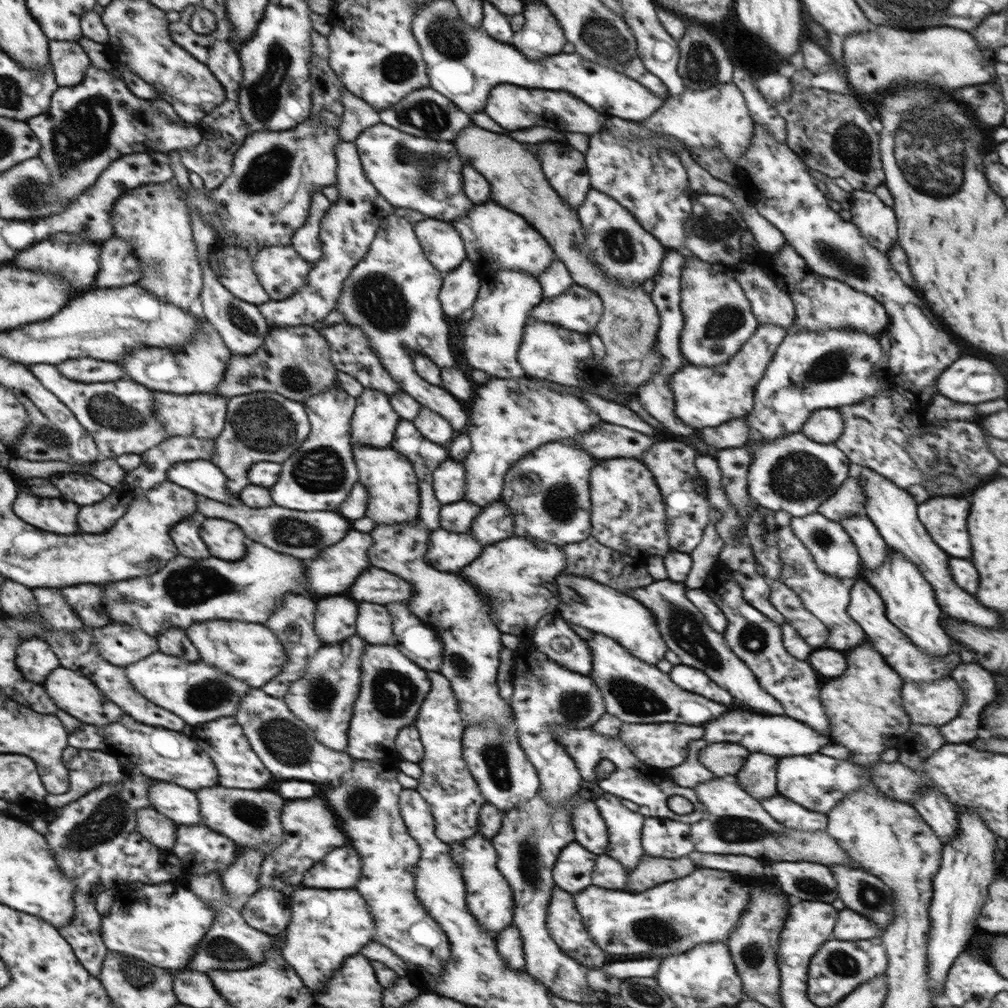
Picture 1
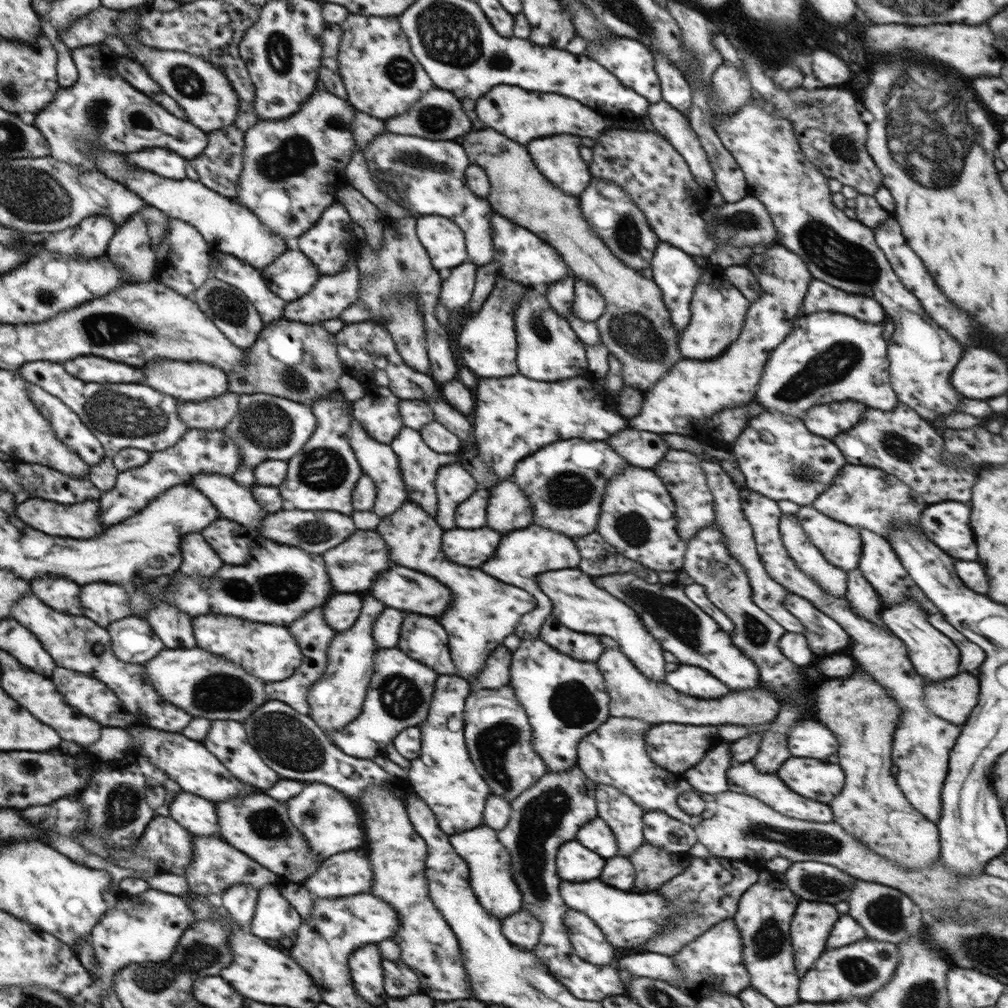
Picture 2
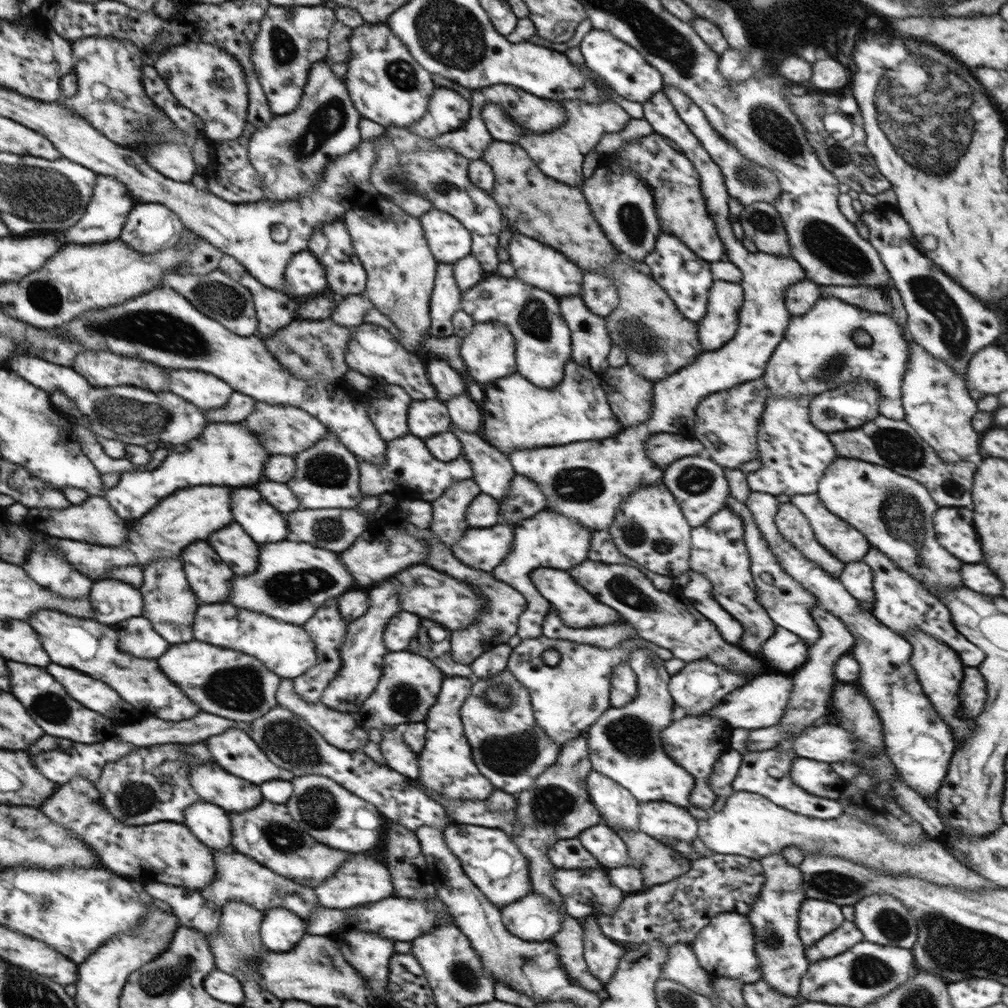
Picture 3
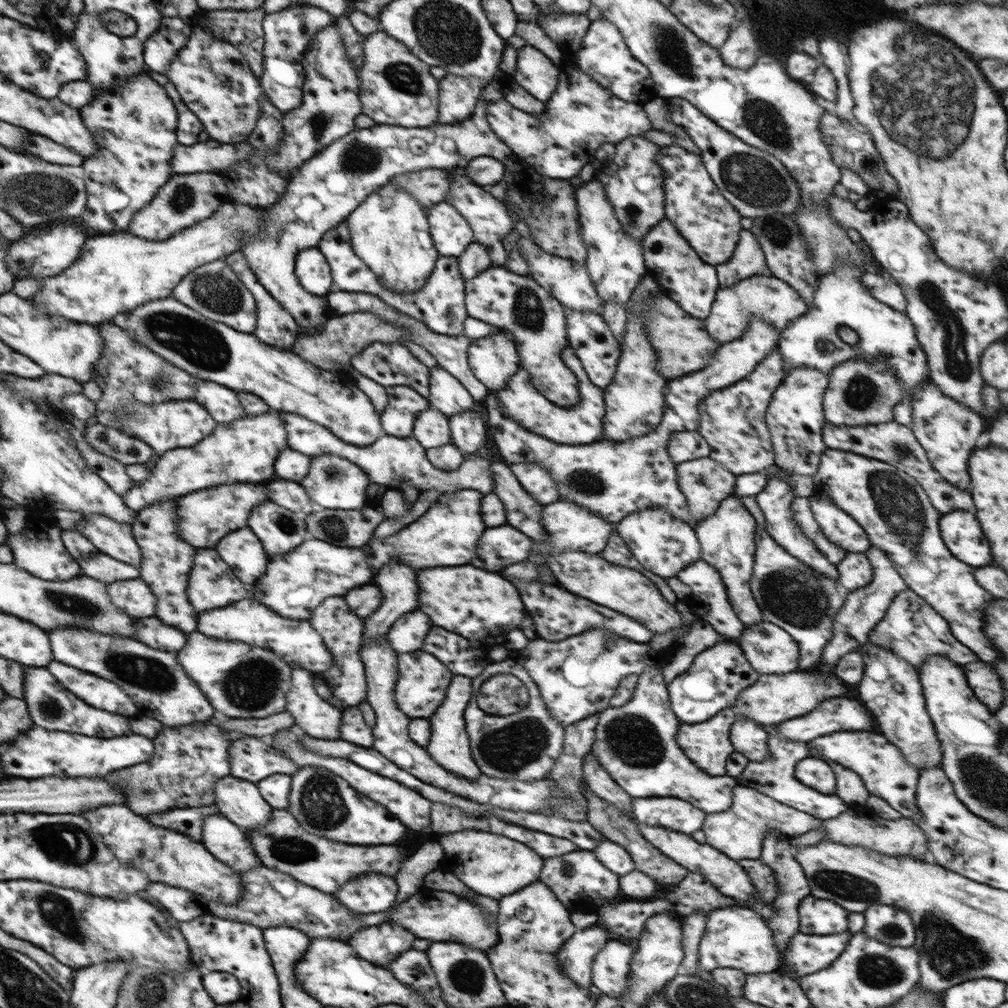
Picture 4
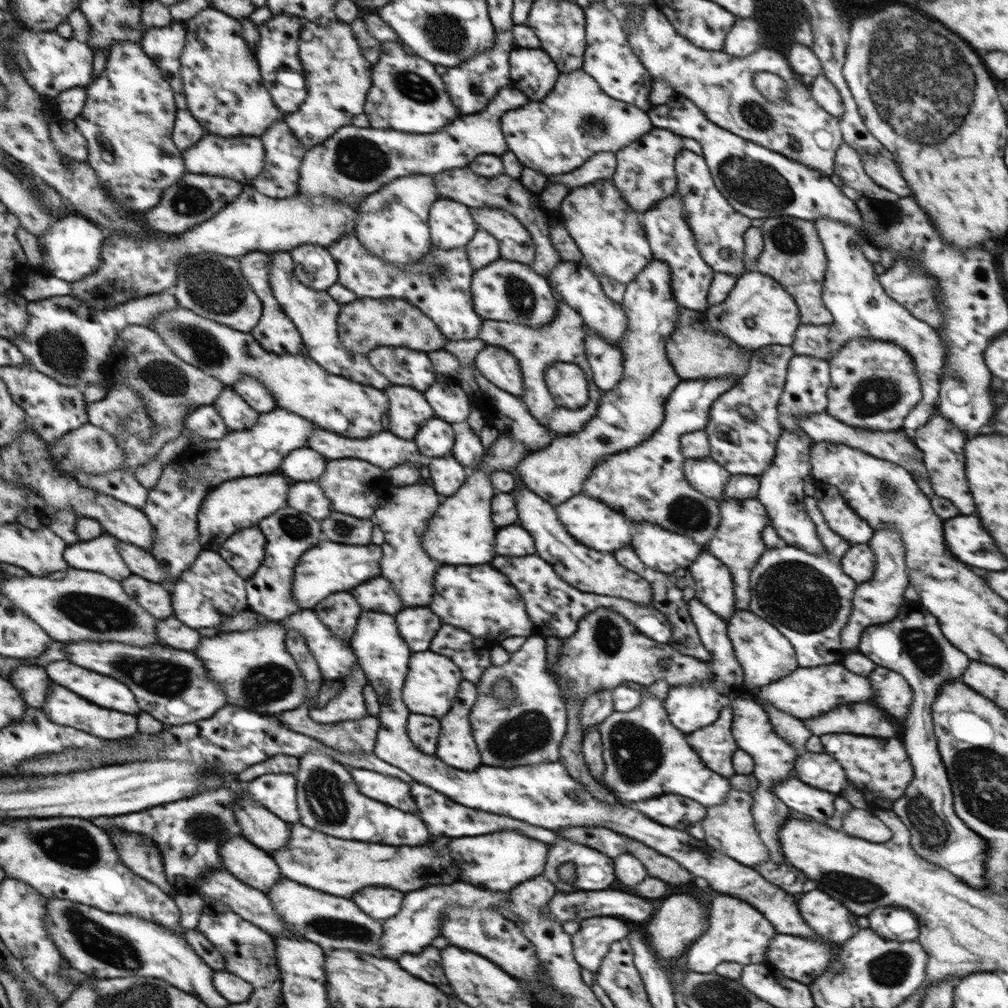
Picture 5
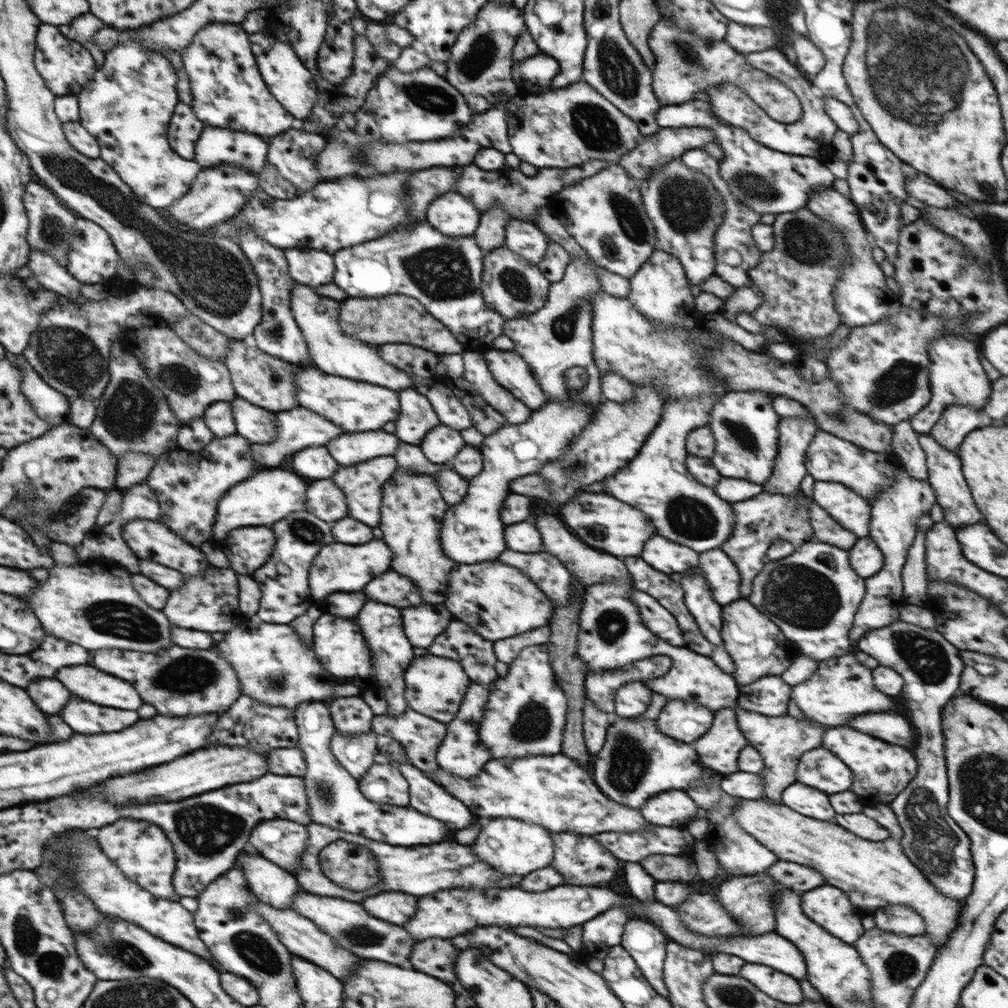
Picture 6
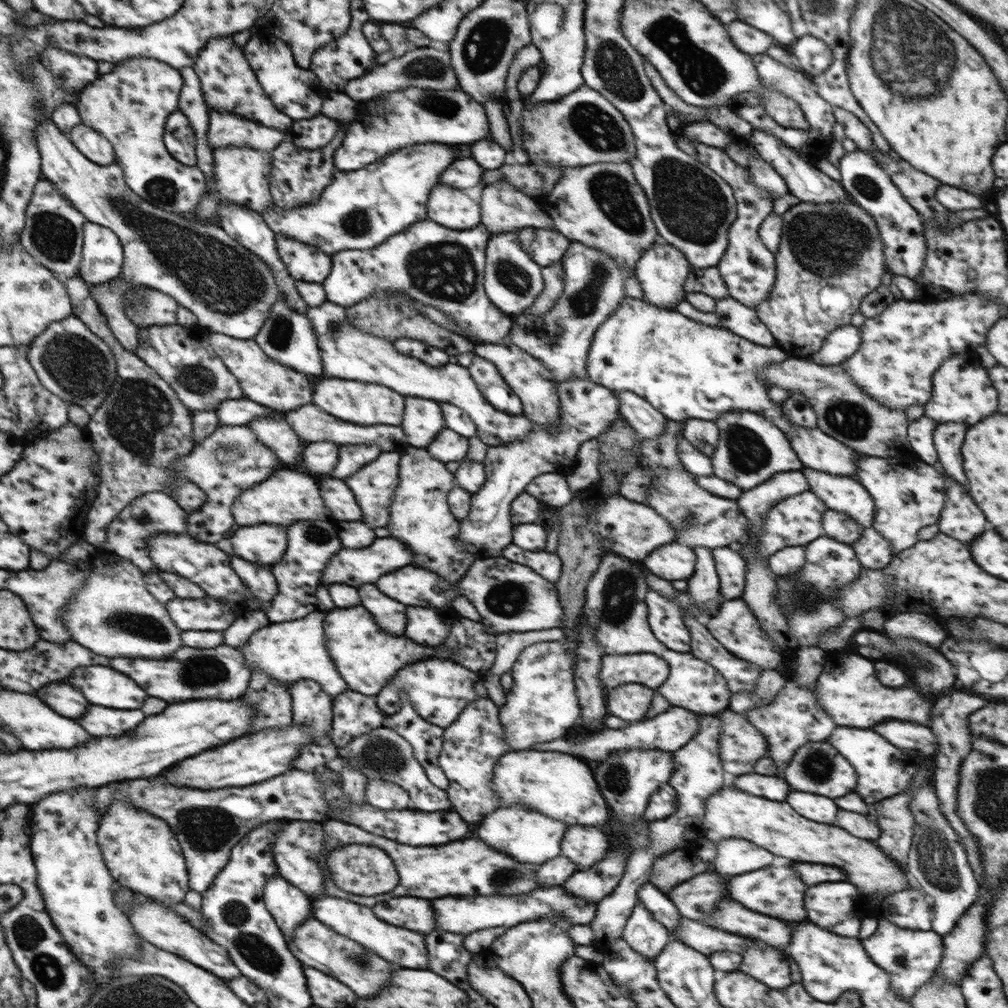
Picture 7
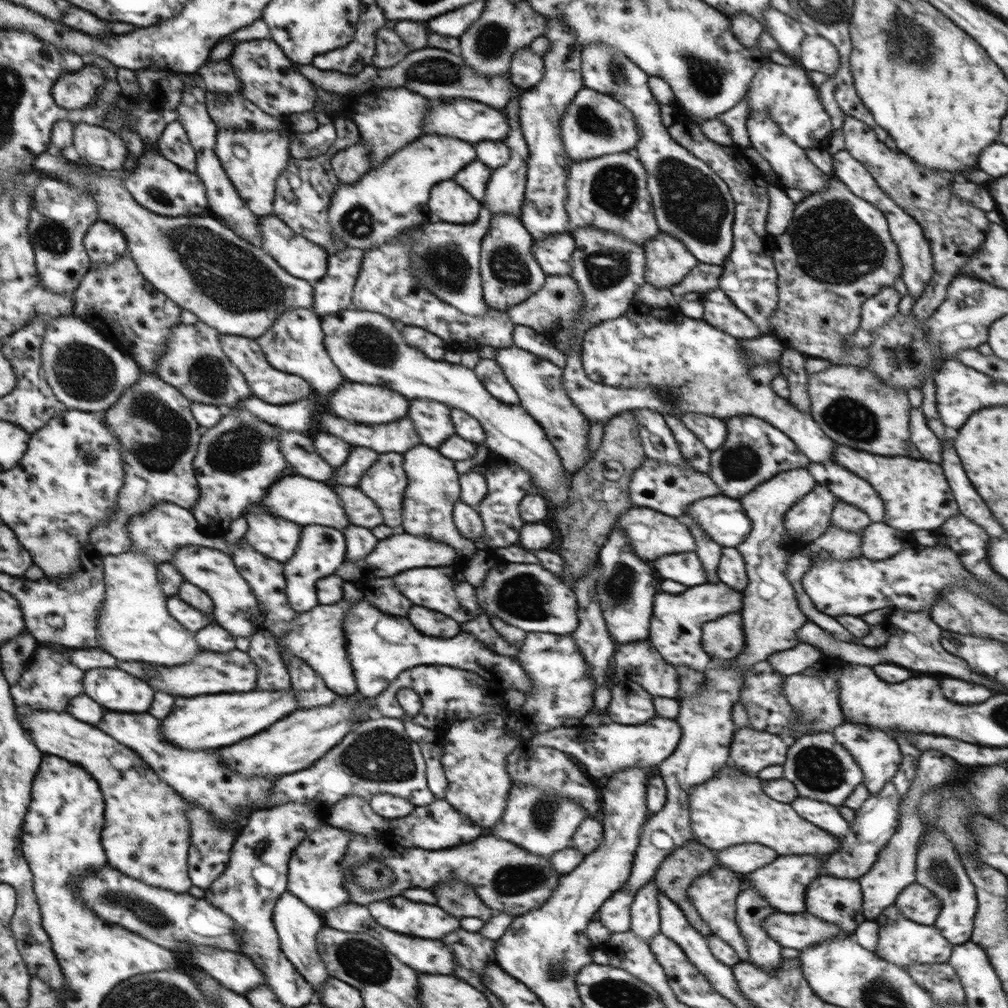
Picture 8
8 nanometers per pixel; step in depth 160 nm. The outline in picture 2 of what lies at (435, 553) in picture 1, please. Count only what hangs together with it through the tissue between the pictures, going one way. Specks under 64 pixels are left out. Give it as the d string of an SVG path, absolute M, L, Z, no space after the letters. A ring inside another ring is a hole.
M454 527L443 531L442 550L446 559L462 566L478 566L494 558L498 543L504 534L488 527L462 530Z

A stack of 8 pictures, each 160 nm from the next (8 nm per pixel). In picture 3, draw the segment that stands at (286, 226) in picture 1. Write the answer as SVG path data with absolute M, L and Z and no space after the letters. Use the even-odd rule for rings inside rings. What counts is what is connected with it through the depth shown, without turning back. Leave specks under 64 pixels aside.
M326 61L315 62L308 72L308 81L304 86L304 95L300 106L290 114L276 115L271 118L268 125L256 130L250 138L248 146L249 161L260 175L263 182L263 201L272 203L282 203L298 198L300 194L309 192L315 184L323 178L325 168L333 158L338 158L343 154L356 149L362 141L359 132L361 115L354 108L350 99L345 81L338 79L334 75L334 70L326 65Z

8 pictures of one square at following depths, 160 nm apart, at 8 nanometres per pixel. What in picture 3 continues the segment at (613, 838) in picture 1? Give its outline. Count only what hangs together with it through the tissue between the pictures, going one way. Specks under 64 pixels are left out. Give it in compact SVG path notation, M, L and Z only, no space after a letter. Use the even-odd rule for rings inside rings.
M595 770L587 776L587 789L591 801L610 829L639 829L640 802L628 789Z

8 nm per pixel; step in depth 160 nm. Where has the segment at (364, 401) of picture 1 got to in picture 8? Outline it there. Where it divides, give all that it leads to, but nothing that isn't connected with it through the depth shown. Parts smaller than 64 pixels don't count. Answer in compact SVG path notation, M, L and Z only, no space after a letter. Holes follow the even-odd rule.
M440 402L428 404L426 412L408 412L408 416L416 426L422 445L436 449L455 433L450 407Z

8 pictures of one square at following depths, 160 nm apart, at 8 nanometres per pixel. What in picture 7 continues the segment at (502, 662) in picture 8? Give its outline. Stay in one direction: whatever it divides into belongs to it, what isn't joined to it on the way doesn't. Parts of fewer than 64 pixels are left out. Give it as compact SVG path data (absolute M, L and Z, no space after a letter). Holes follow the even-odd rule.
M362 606L328 612L324 618L323 629L329 657L344 682L348 684L348 689L368 696L377 696L391 680L391 676L394 676L400 668L412 664L414 660L450 658L440 656L432 648L418 646L408 638L390 636L389 632L384 632L376 626L370 612Z

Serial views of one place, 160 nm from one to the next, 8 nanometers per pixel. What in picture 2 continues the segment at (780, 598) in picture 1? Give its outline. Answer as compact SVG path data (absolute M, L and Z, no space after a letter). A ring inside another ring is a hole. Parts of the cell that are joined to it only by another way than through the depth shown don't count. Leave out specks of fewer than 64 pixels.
M790 593L784 597L783 605L786 611L804 625L808 646L816 656L837 654L850 644L849 634L838 629L833 621L816 609L809 600Z

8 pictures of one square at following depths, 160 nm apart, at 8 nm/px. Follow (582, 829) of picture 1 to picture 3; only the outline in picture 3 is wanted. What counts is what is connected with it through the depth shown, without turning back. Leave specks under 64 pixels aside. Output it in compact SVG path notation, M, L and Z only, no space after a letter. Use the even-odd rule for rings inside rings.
M598 823L597 826L584 830L578 838L582 846L589 850L608 870L628 864L626 844L620 835L605 824Z

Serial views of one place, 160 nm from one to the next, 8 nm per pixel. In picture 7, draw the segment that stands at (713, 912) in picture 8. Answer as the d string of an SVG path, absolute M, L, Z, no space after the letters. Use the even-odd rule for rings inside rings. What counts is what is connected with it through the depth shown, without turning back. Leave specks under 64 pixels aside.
M713 870L681 882L667 894L682 917L713 927L711 914L720 900L728 897L728 878L720 878Z

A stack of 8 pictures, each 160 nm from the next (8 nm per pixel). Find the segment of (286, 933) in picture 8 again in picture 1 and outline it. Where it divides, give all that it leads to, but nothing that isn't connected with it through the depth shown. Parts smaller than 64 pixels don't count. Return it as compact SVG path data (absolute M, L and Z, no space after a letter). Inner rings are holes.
M164 781L147 788L149 806L180 826L202 826L200 799L195 791Z

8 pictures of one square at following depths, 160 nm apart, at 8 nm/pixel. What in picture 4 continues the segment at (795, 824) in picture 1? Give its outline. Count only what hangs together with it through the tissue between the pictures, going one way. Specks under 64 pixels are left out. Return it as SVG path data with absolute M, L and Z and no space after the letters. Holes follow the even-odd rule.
M767 725L766 729L768 730L768 734L770 734L767 740L769 752L774 758L768 757L766 760L760 762L750 761L742 771L742 774L735 778L738 785L759 790L762 794L786 806L801 810L806 814L811 814L821 821L836 818L851 807L850 804L847 804L847 802L844 802L835 794L822 794L820 791L814 790L809 786L804 786L804 783L796 780L794 778L796 762L800 762L802 758L808 756L806 744L783 738L782 734L776 732L776 730L779 730L779 725Z

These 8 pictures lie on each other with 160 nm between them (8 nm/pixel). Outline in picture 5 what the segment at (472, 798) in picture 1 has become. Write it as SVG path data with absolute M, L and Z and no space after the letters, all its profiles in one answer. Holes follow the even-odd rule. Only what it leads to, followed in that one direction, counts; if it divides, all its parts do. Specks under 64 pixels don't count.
M464 679L460 682L460 690L451 709L439 718L441 729L435 755L458 770L475 771L482 764L469 721L477 696L475 684Z

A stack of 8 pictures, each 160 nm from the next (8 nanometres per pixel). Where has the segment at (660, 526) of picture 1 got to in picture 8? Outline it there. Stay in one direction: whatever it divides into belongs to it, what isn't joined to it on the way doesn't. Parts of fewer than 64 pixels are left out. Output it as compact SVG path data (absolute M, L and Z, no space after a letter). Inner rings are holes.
M694 552L688 554L668 554L652 562L656 574L666 580L680 582L686 586L698 586L706 582L706 572Z

